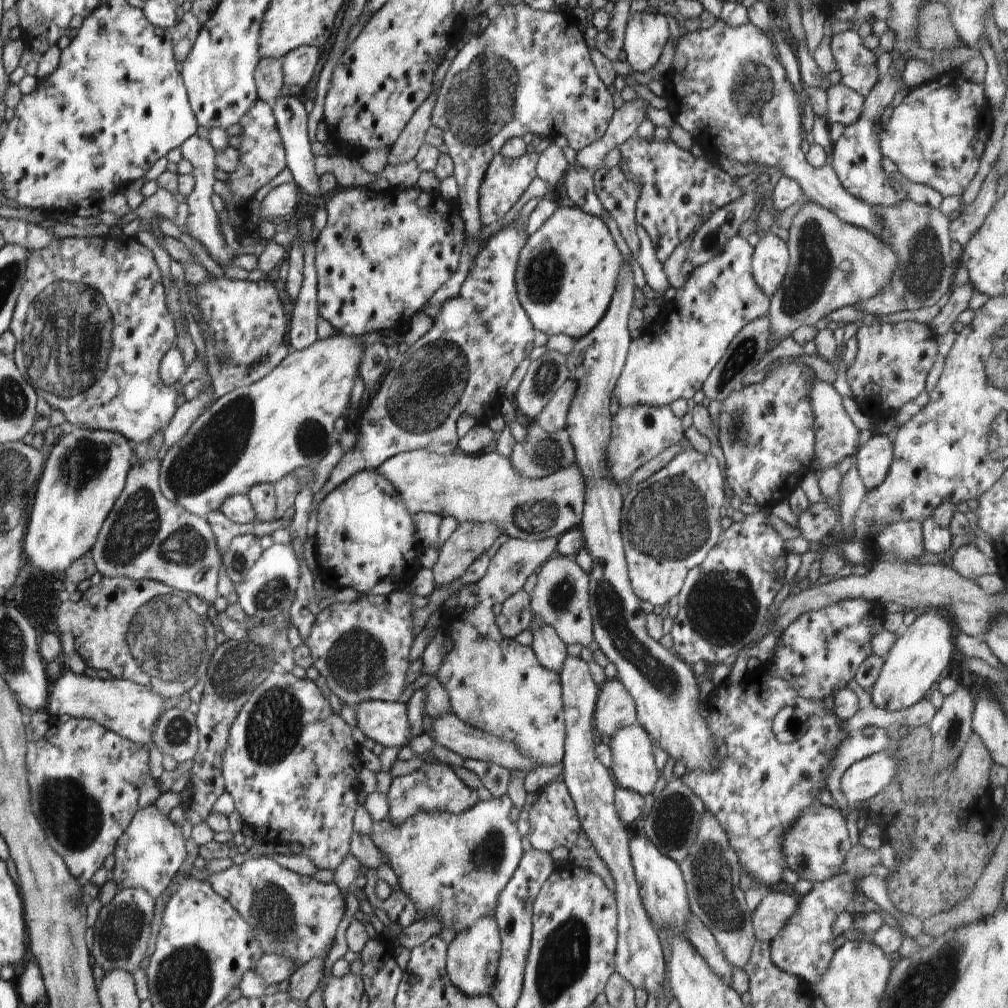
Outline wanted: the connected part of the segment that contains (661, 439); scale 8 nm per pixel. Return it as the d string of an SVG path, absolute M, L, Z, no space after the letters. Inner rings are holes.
M621 406L612 416L610 430L612 434L608 442L608 470L621 488L640 466L685 438L681 420L674 416L669 406Z

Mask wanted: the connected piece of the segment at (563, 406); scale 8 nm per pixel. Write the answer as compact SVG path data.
M568 378L550 402L544 406L544 410L538 414L534 424L550 433L565 429L566 414L568 414L568 408L572 406L572 398L575 397L576 388L578 388L576 380Z

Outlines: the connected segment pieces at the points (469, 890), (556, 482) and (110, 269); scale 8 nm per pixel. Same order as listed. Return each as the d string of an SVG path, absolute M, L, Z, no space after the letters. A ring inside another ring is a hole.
M505 794L501 798L493 797L488 801L479 800L475 806L460 814L452 814L441 809L433 812L420 810L408 820L404 820L404 824L392 824L388 818L381 822L374 821L370 840L374 842L388 866L396 874L399 887L408 900L416 906L420 918L440 920L440 926L444 926L444 932L440 932L440 936L447 943L463 930L474 926L480 918L494 916L500 894L524 857L522 836L518 832L516 823L510 819L513 806L508 794Z
M418 449L409 452L400 452L386 460L377 470L388 478L400 492L400 498L414 515L418 512L438 514L442 518L454 517L460 524L470 522L494 522L502 534L510 538L524 541L540 541L548 538L560 538L568 530L576 529L581 525L585 504L584 478L577 464L570 464L566 468L559 468L554 474L545 478L524 478L514 466L509 457L498 452L483 452L480 456L470 454L450 454L443 456L430 450Z
M131 230L120 238L114 240L109 235L92 238L62 238L50 242L46 248L30 251L27 260L27 268L24 278L22 279L22 290L14 309L9 330L15 336L16 350L13 358L16 366L21 372L26 372L36 383L40 390L43 400L54 410L60 410L66 417L66 421L74 427L87 430L106 430L118 432L124 438L130 440L133 445L142 444L150 440L158 430L168 428L169 422L178 412L176 405L177 397L180 393L177 385L166 386L160 380L160 362L171 349L175 340L176 328L170 312L165 303L165 290L161 280L161 272L158 272L158 266L154 262L154 256L148 248L144 248L138 242Z

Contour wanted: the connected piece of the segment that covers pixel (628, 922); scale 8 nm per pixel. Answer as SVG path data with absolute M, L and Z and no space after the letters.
M568 655L564 668L560 670L566 734L562 776L564 776L564 784L576 806L581 830L594 846L616 884L618 940L615 972L624 976L635 990L644 988L648 995L654 994L656 998L659 998L664 990L667 964L664 960L658 932L652 926L652 920L642 905L640 886L636 882L634 866L630 858L628 826L620 820L614 805L618 785L611 772L602 766L602 762L599 762L596 756L597 733L593 726L593 717L600 688L594 684L589 669L588 664L582 658Z

